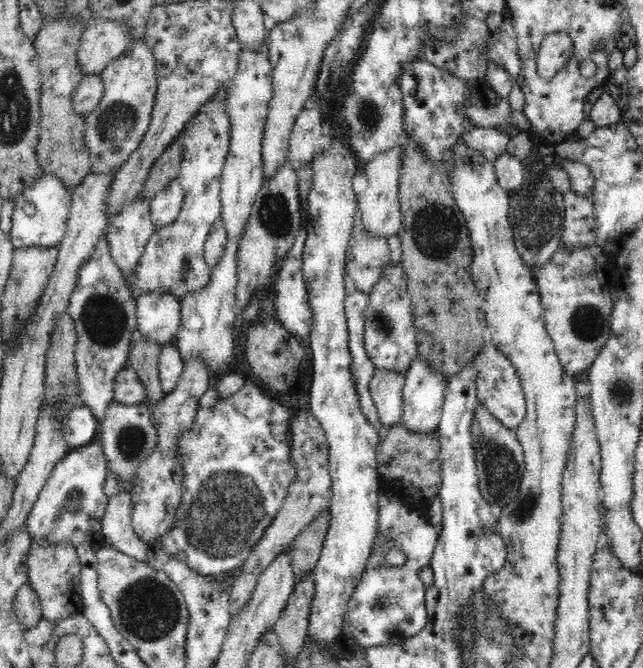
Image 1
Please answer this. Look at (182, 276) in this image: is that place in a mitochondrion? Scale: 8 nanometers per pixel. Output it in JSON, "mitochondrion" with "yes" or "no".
{"mitochondrion":"yes"}

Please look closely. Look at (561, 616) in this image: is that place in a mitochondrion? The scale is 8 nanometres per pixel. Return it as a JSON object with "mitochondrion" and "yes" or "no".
{"mitochondrion":"no"}

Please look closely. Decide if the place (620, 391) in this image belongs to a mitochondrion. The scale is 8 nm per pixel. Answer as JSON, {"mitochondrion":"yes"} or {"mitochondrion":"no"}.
{"mitochondrion":"yes"}

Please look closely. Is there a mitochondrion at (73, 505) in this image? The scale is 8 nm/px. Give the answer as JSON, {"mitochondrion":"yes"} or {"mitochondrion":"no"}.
{"mitochondrion":"yes"}

